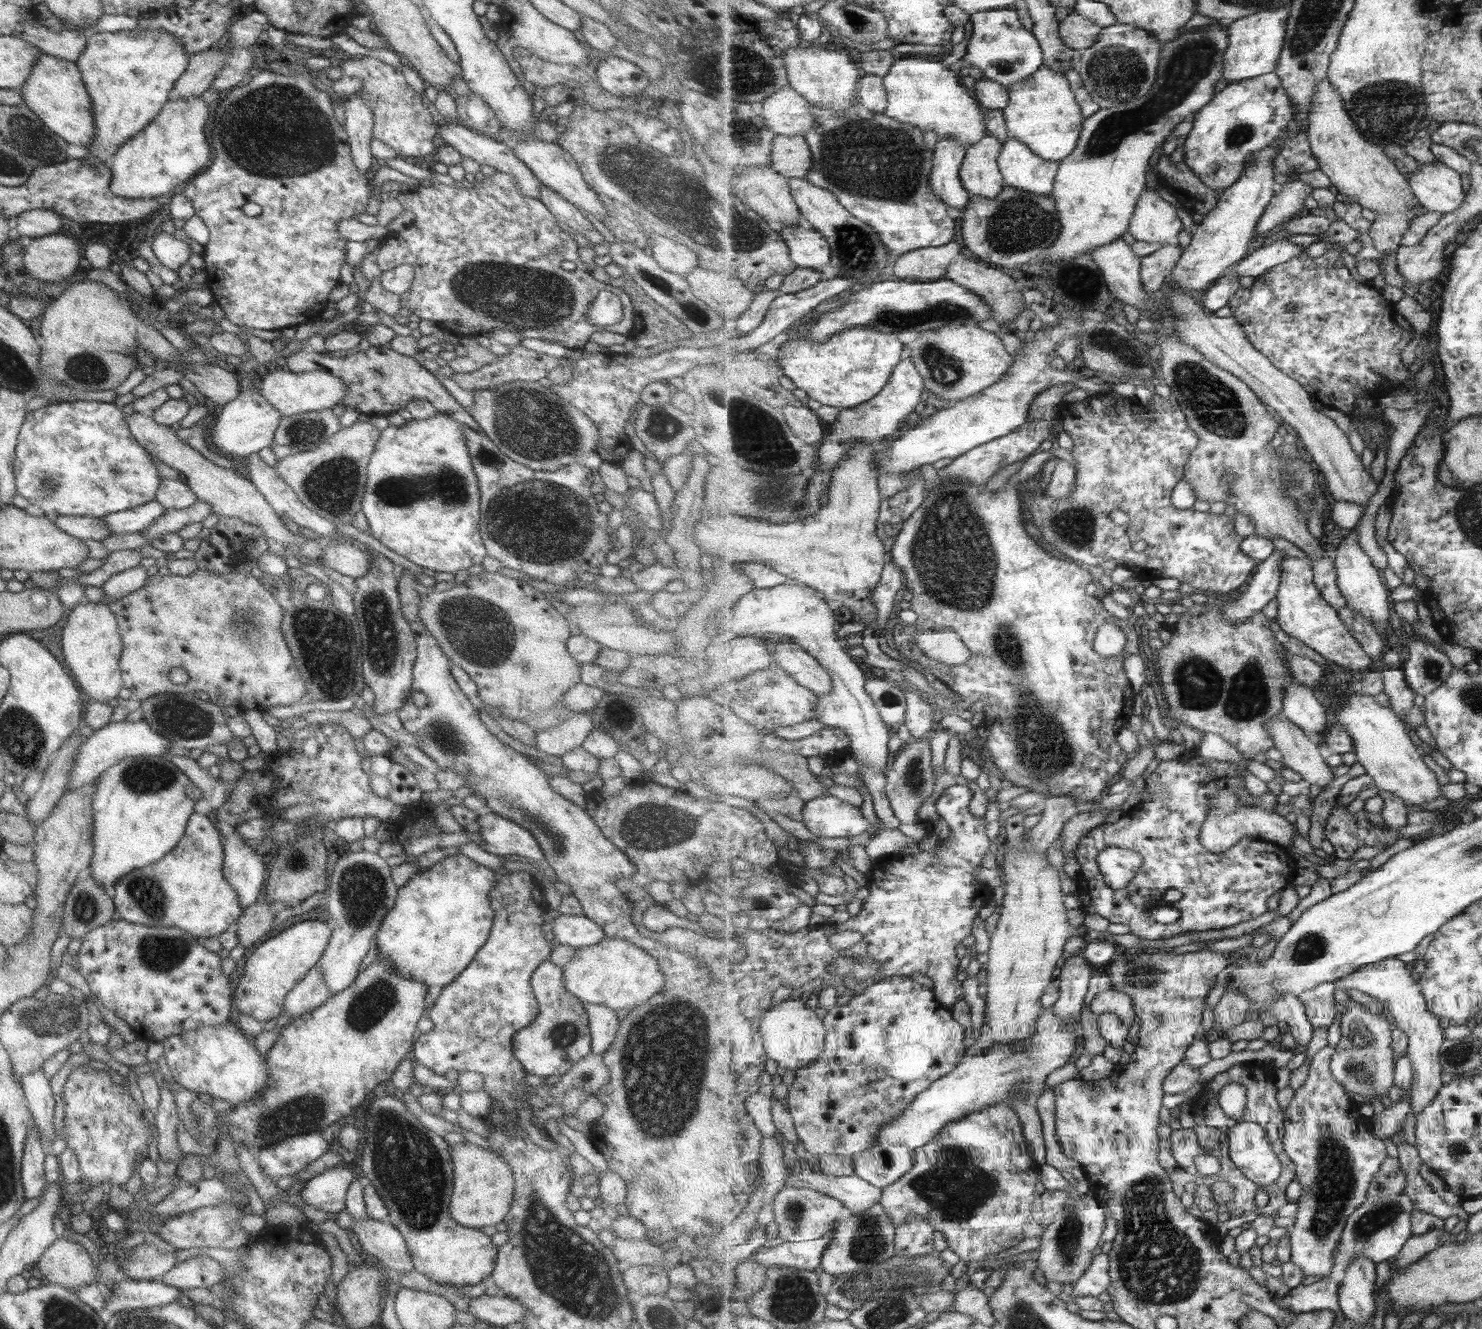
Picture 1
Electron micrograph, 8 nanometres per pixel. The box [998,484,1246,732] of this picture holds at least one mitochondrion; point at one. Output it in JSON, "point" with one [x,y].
{"point":[1075,528]}

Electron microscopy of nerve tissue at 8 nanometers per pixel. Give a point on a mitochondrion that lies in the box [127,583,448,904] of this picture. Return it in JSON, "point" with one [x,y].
{"point":[323,640]}

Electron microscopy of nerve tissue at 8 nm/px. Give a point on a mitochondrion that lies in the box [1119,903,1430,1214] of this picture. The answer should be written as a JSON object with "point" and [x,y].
{"point":[1362,1067]}

